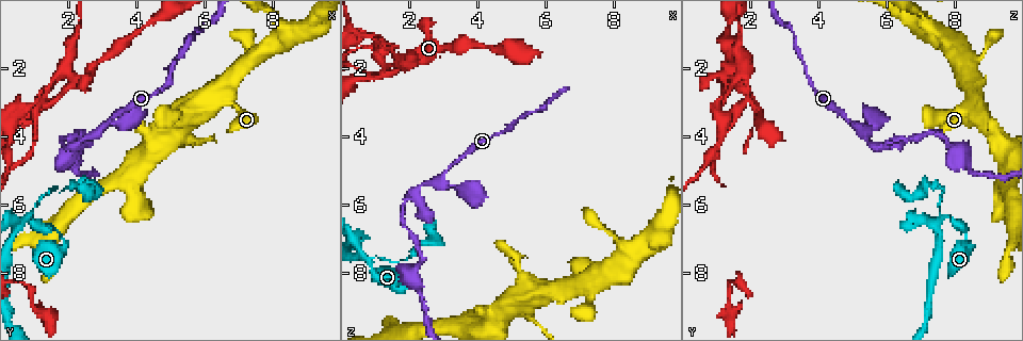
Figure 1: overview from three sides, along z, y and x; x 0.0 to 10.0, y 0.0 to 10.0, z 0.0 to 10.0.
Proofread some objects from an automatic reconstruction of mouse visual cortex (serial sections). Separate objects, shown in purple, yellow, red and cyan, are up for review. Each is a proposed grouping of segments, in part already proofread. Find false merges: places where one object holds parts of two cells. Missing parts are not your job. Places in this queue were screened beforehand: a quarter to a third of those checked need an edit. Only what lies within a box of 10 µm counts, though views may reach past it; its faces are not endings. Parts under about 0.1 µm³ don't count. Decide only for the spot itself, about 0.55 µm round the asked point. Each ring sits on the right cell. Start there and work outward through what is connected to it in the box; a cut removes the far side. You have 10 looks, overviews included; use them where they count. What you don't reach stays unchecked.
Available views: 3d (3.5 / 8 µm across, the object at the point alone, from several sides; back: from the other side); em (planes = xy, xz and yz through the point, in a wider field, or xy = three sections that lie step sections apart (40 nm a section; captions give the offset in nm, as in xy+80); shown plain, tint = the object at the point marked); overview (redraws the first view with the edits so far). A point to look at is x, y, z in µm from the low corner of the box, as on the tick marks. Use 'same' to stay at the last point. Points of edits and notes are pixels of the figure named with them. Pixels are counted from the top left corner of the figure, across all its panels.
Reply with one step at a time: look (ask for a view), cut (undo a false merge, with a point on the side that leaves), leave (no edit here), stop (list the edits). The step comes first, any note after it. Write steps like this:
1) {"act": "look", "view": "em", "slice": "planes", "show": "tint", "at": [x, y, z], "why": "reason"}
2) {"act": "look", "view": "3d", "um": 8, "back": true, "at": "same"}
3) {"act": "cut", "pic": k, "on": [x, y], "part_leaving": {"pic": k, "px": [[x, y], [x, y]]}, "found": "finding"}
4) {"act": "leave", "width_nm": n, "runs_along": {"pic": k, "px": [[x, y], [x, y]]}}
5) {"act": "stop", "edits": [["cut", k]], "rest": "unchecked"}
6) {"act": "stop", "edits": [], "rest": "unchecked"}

{"act": "look", "view": "3d", "um": 8, "back": true, "at": [0.70, 3.45, 2.30], "why": "side arm on a straight run"}

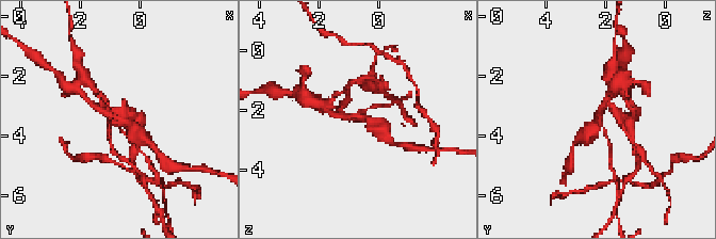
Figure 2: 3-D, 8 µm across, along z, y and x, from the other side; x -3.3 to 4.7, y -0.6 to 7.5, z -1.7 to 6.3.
{"act": "look", "view": "em", "slice": "xy", "step": 2, "show": "tint", "at": "same", "arms": 3, "arm_widths_nm": [150, 200, 450]}

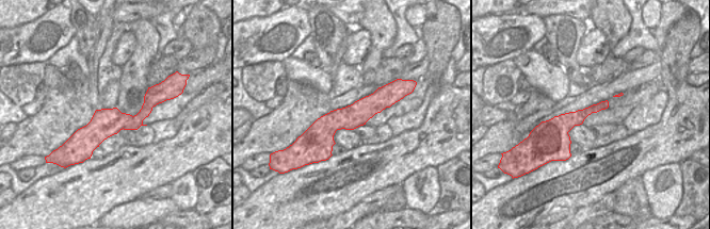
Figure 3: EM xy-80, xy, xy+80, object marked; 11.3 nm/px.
{"act": "cut", "pic": 2, "on": [76, 60], "border": {"pic": 3, "px": [[134, 116], [119, 119], [99, 133]]}, "found": "a second cell is stuck on"}

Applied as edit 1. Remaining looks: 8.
{"act": "look", "view": "3d", "um": 8, "at": [2.95, 3.80, 5.10], "why": "two arms in line, one across"}

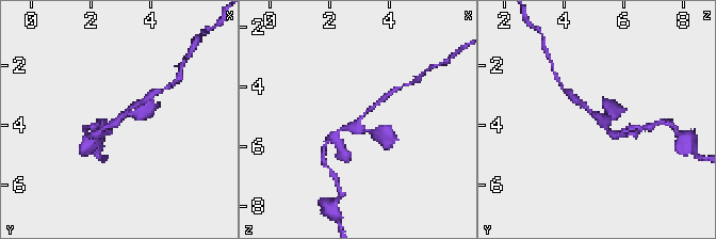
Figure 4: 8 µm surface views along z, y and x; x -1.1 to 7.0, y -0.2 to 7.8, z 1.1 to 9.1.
{"act": "look", "view": "3d", "um": 3.5, "at": "same"}

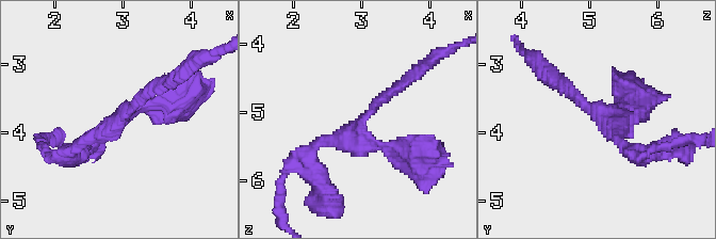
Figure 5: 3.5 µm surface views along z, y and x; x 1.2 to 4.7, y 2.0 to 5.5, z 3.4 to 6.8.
{"act": "look", "view": "em", "slice": "xy", "step": 1, "show": "tint", "at": [3.00, 3.80, 5.15], "arms": 3, "arm_widths_nm": [200, 200, 250]}

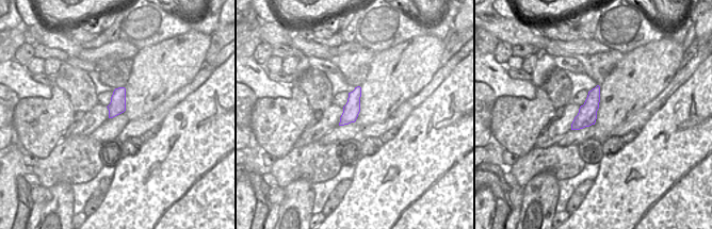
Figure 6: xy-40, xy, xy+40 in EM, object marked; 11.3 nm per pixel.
{"act": "leave", "width_nm": 190, "runs_along": {"pic": 5, "px": [[407, 81], [355, 130], [309, 152]]}, "found": "one cell here"}

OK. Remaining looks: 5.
{"act": "look", "view": "3d", "um": 3.5, "back": true, "at": [8.35, 0.85, 7.35], "why": "three-way junction"}

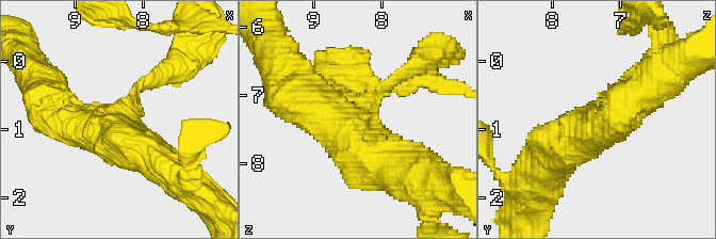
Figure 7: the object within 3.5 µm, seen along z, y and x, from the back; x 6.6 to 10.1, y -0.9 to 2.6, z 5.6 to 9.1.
{"act": "look", "view": "em", "slice": "xy", "step": 5, "show": "tint", "at": [8.35, 0.85, 7.30], "arms": 3, "arm_widths_nm": [150, 600, 600]}

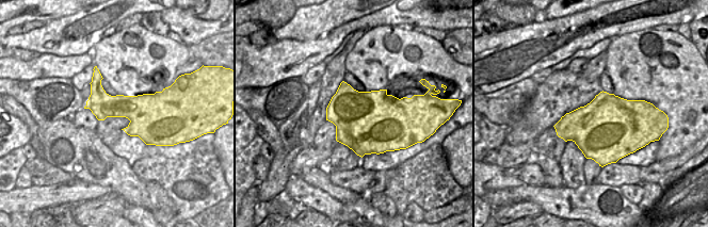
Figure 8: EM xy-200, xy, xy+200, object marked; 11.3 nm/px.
{"act": "cut", "pic": 7, "on": [166, 72], "part_leaving": {"pic": 7, "px": [[136, 89], [179, 63], [209, 63]]}, "found": "a second cell is stuck on"}

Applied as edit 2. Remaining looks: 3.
{"act": "look", "view": "3d", "um": 8, "at": [0.90, 6.30, 7.70], "why": "four or more arms meet"}

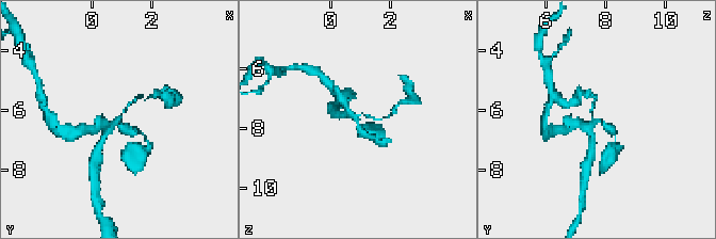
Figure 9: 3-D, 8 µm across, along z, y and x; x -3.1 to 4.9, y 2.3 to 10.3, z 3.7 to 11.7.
{"act": "look", "view": "em", "slice": "xy", "step": 1, "show": "tint", "at": "same", "arms": 4, "arm_widths_nm": [100, 200, 200, 250], "why": "need the tissue"}

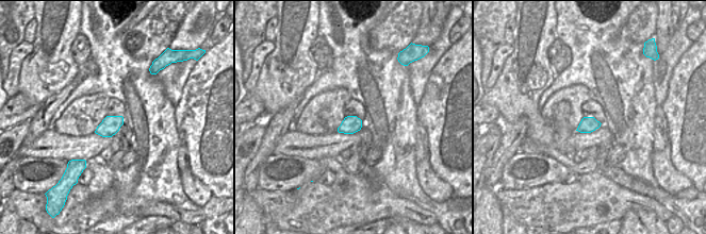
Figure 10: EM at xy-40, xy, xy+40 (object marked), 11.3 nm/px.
{"act": "leave", "runs_along": {"pic": 9, "px": [[373, 137], [348, 112], [339, 114]]}, "found": "all the same cell"}

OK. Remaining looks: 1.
{"act": "stop", "edits": [["cut", 2], ["cut", 7]], "rest": "unchecked"}

